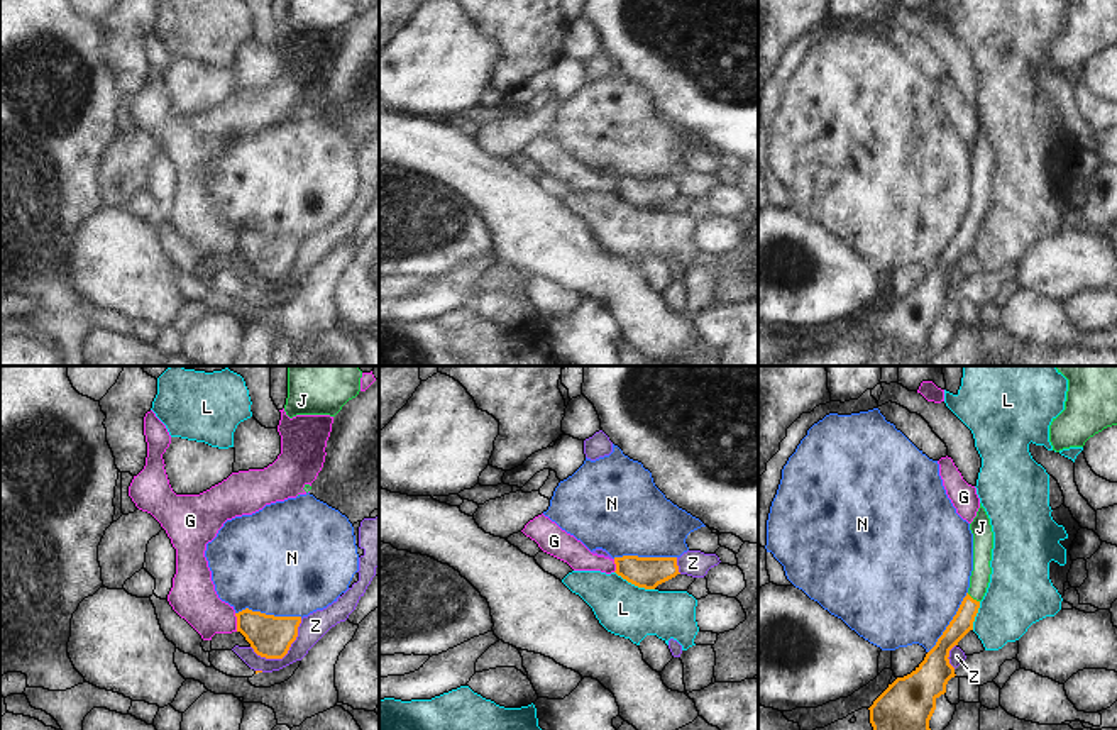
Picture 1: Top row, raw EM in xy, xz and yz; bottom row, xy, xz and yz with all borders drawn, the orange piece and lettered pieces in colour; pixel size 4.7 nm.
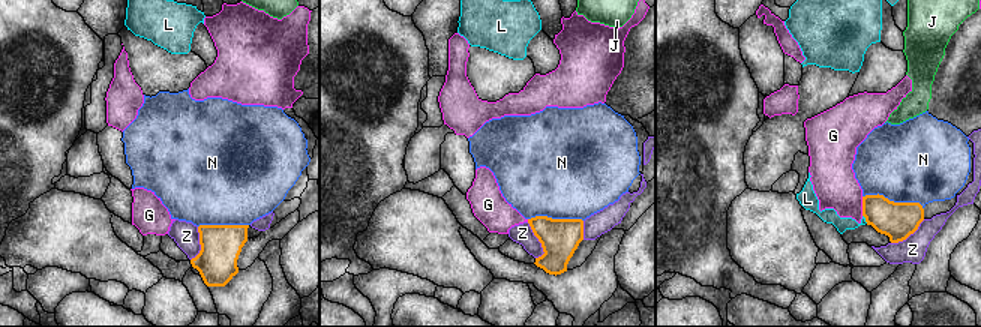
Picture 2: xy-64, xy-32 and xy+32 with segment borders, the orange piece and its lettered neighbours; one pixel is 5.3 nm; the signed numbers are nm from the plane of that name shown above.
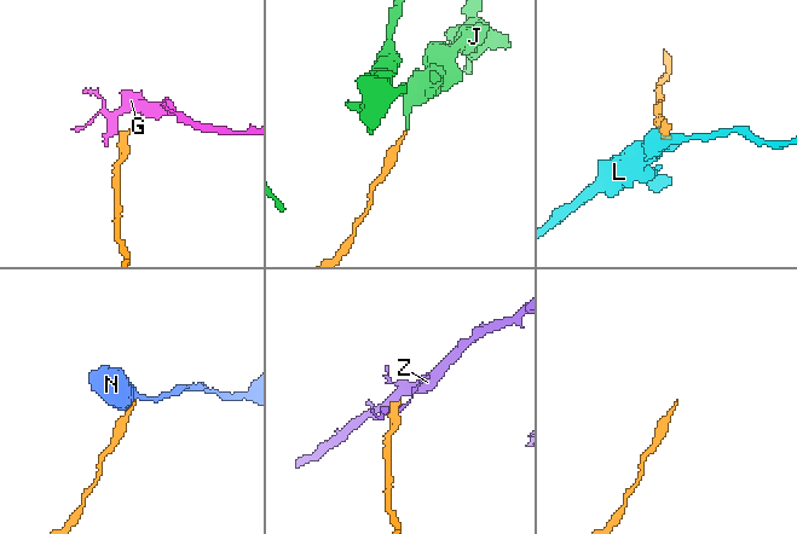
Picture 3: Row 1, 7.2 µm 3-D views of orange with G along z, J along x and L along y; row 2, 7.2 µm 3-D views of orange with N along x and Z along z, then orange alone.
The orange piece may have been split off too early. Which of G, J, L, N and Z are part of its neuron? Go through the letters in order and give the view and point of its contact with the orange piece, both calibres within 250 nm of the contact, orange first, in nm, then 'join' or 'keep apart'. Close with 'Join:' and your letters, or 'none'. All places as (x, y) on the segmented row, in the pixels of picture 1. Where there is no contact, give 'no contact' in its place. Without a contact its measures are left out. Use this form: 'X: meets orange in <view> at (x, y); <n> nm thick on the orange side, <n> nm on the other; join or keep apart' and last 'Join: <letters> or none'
G: meets orange in xy at (237, 622); 200 nm thick on the orange side, 220 nm on the other; keep apart
J: meets orange in yz at (972, 598); 100 nm thick on the orange side, 100 nm on the other; join
L: meets orange in xz at (635, 585); 150 nm thick on the orange side, 260 nm on the other; keep apart
N: meets orange in xy at (269, 615); 200 nm thick on the orange side, 480 nm on the other; keep apart
Z: meets orange in xy at (286, 652); 200 nm thick on the orange side, 120 nm on the other; keep apart
Join: J

